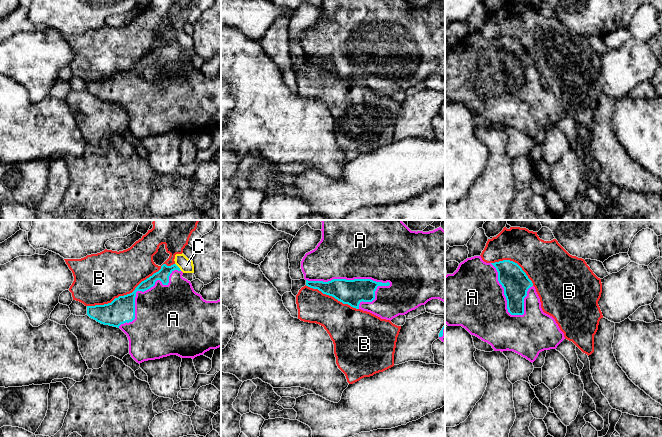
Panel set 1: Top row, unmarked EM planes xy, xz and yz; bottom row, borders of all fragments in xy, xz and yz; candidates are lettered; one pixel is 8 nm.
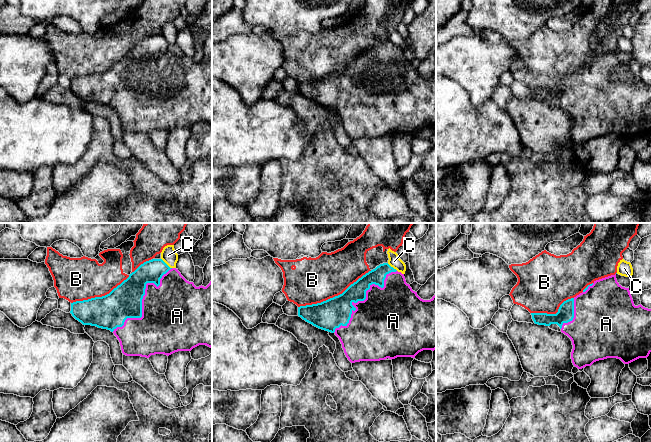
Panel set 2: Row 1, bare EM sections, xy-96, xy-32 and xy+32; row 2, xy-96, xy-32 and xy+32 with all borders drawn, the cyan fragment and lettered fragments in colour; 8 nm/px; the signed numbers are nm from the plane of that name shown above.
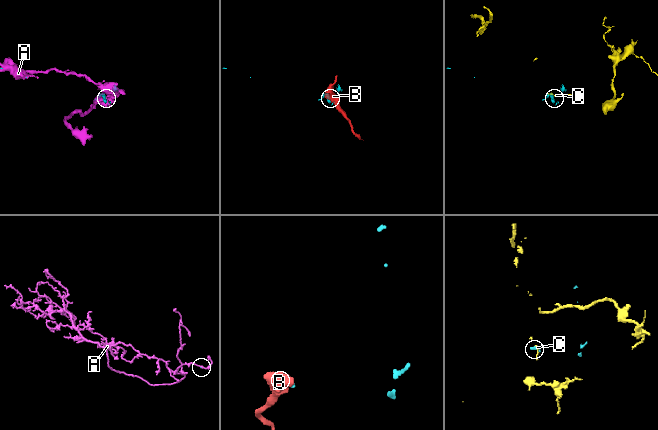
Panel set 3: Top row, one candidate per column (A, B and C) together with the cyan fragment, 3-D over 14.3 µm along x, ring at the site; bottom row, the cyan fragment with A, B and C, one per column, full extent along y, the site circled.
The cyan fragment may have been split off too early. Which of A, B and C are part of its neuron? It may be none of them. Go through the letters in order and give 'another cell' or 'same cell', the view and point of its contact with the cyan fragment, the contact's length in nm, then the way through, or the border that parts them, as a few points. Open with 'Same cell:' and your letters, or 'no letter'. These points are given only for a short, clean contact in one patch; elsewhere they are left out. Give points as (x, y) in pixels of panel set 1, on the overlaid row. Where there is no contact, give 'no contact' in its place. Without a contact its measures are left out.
Same cell: A
A: same cell; contact xz (348, 280); length 700 nm
B: another cell; contact xy (132, 292); length 800 nm
C: another cell; contact xy (178, 267); length 80 nm; border xy (175, 263), (181, 270)

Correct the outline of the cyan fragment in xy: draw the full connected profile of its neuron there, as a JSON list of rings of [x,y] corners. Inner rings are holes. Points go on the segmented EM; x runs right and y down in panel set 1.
[[[163,264],[158,272],[142,281],[132,293],[119,296],[108,304],[87,306],[87,315],[101,324],[120,328],[128,337],[129,354],[139,364],[170,355],[194,359],[210,349],[221,347],[221,297],[217,301],[204,300],[182,275],[176,264]]]

